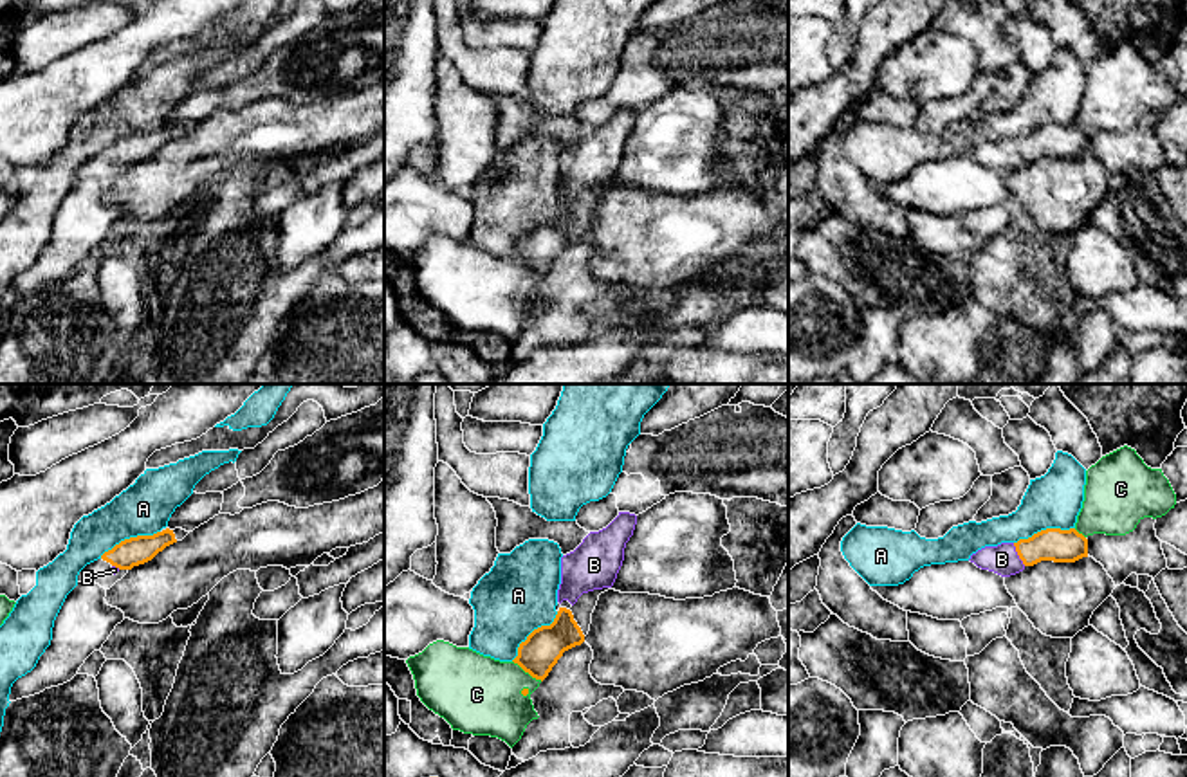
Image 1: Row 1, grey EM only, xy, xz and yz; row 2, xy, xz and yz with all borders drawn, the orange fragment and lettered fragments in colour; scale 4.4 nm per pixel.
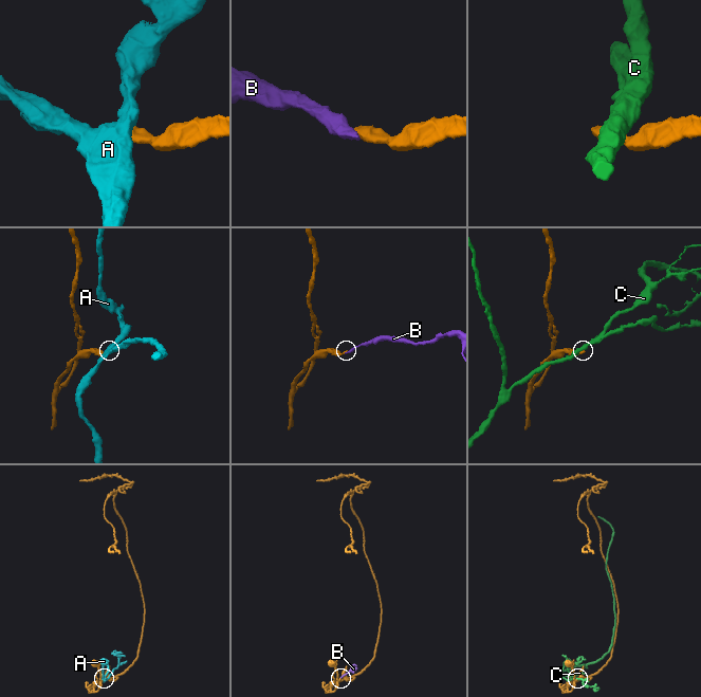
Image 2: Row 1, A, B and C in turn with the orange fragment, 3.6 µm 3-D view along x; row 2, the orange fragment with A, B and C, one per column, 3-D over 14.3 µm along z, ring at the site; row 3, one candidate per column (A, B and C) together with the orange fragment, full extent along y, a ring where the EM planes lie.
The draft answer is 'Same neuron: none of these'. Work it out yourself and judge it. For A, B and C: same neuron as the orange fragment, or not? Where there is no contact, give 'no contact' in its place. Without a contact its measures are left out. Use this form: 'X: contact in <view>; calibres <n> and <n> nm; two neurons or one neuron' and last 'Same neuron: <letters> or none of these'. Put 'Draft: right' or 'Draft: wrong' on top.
Draft: wrong
A: contact in xz; calibres 170 and 340 nm; two neurons
B: contact in yz; calibres 150 and 140 nm; one neuron
C: contact in xz; calibres 170 and 360 nm; two neurons
Same neuron: B

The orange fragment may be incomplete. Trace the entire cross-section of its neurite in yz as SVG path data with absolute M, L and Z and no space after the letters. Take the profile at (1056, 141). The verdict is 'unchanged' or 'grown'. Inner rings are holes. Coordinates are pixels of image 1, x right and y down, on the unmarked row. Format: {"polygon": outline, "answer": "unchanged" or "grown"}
{"polygon": "M1046 124L1017 139L985 142L971 151L981 166L1010 173L1041 157L1075 159L1088 153L1088 135L1075 124Z", "answer": "grown"}

